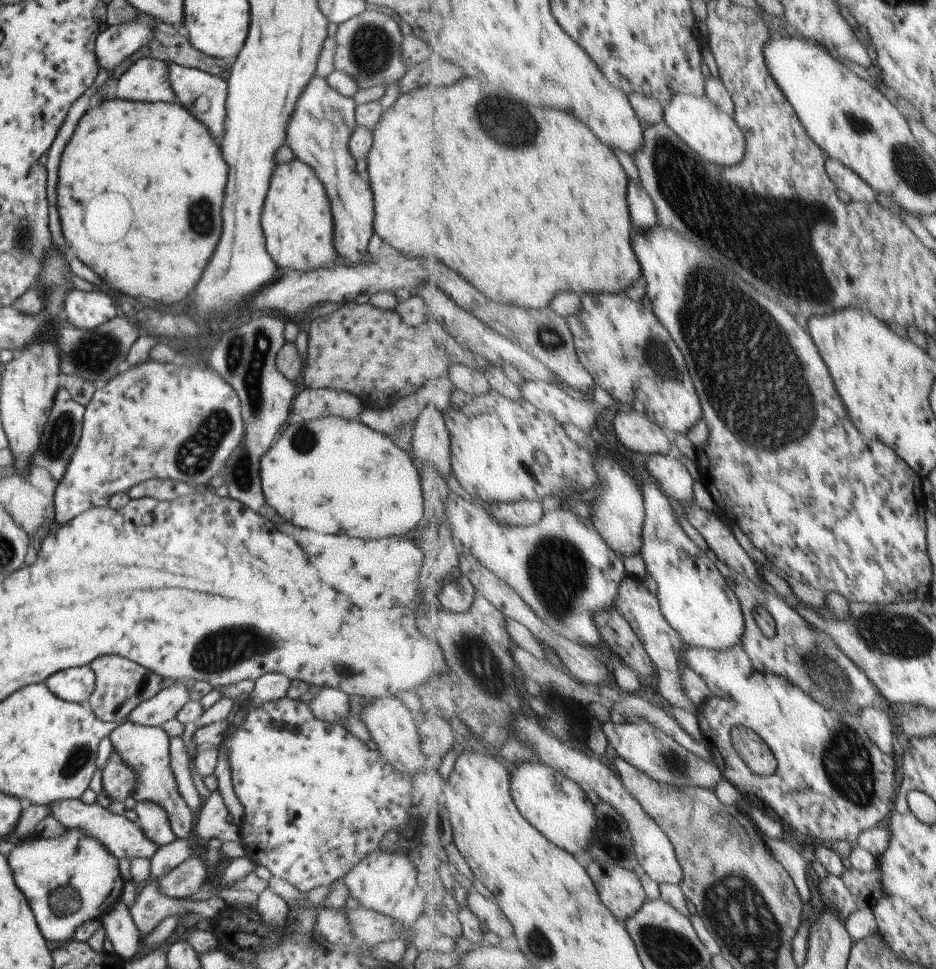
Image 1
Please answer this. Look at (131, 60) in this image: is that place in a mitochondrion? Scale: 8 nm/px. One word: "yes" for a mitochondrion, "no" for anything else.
no

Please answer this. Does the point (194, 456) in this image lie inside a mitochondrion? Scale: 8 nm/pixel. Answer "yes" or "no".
yes

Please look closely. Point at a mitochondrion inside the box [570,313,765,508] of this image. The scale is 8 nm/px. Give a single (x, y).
(657, 360)

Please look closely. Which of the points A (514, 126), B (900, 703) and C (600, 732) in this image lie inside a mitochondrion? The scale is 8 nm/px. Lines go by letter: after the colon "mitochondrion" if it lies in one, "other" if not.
A: mitochondrion
B: other
C: other

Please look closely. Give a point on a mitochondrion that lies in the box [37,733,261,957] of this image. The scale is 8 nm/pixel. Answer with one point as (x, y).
(66, 899)

